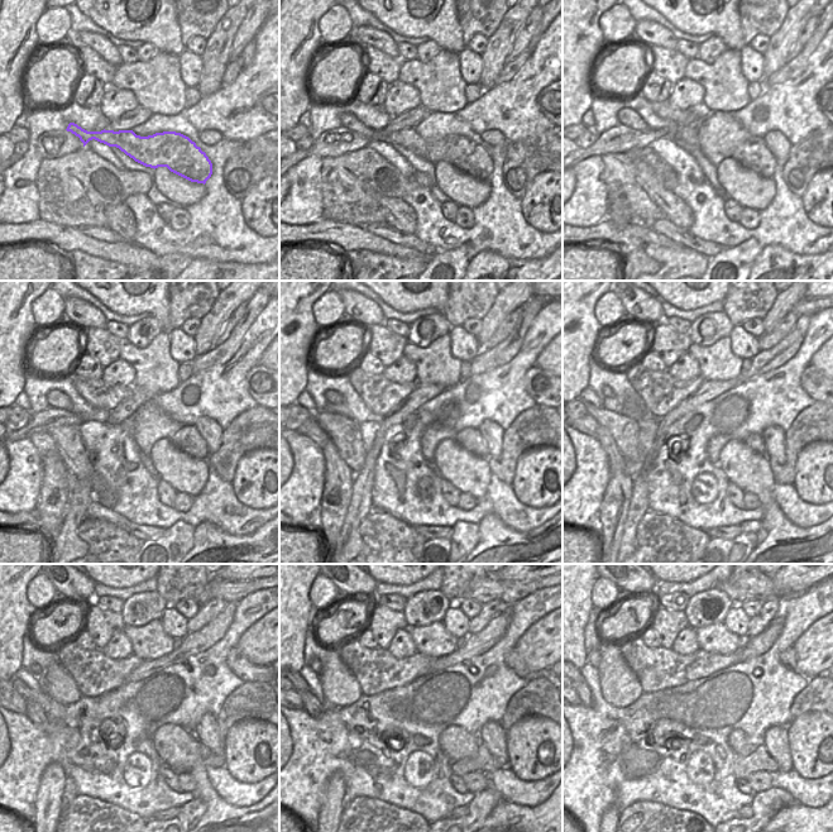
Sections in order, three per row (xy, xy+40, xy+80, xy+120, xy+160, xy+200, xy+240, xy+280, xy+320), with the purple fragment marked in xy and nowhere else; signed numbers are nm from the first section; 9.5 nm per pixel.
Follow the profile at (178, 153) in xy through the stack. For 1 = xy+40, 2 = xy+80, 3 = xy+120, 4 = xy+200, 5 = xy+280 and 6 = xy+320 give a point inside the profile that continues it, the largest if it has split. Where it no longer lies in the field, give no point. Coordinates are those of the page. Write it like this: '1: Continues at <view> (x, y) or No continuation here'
1: Continues at xy+40 (467, 156)
2: Continues at xy+80 (755, 156)
3: Continues at xy+120 (187, 439)
4: Continues at xy+200 (755, 441)
5: Continues at xy+280 (315, 664)
6: Continues at xy+320 (594, 655).

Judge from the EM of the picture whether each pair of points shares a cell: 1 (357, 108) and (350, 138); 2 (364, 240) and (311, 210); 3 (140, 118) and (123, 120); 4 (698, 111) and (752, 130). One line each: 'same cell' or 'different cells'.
1: different cells
2: different cells
3: same cell
4: different cells

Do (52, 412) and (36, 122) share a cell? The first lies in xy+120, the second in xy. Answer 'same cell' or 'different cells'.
different cells

